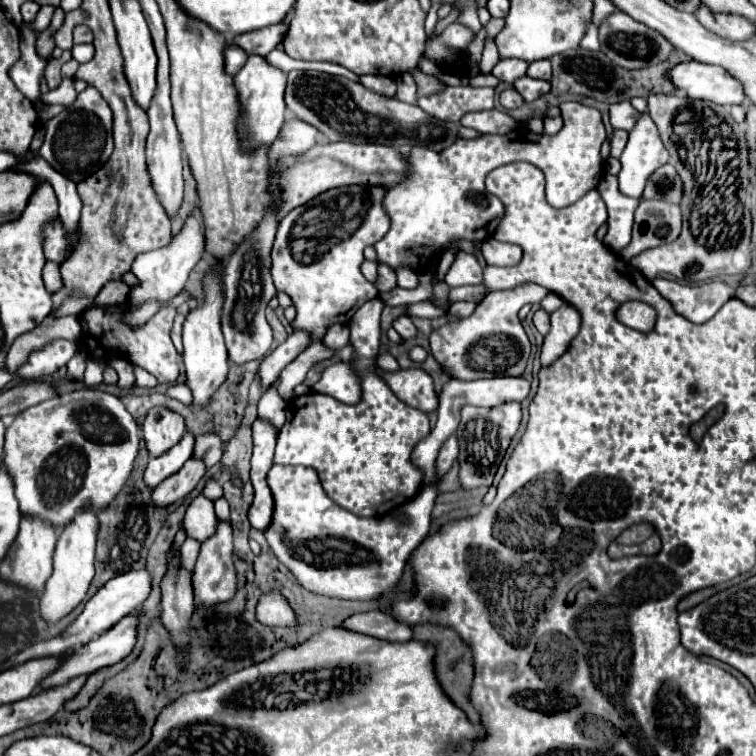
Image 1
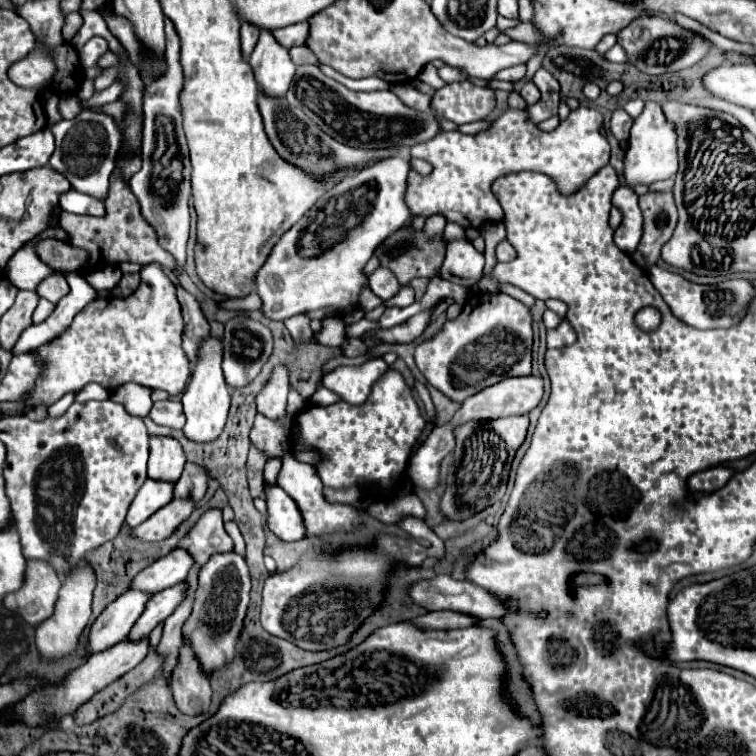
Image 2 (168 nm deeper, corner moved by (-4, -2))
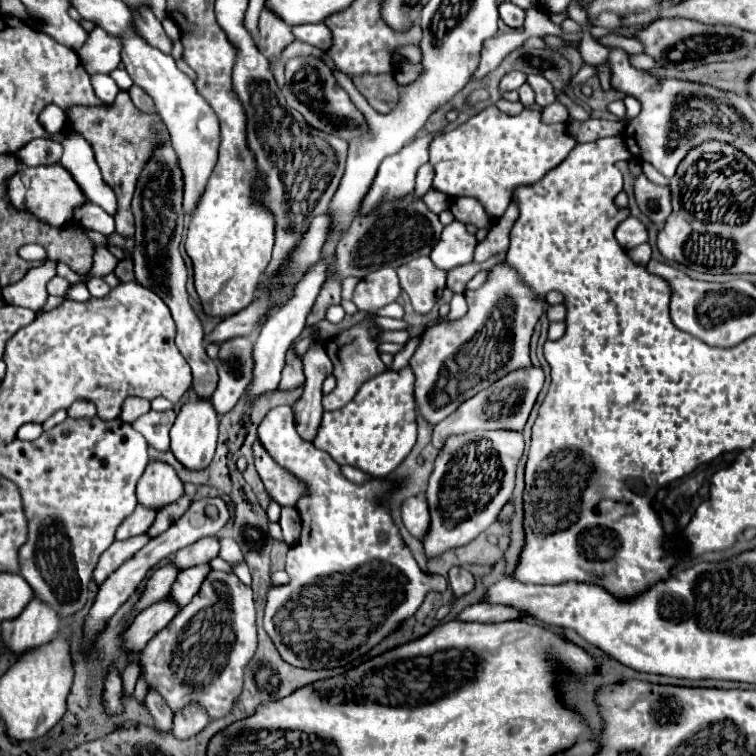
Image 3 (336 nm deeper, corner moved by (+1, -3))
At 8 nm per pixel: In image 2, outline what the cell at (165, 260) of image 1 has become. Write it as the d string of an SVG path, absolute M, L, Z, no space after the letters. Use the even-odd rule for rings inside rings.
M157 263L143 265L141 283L129 297L97 297L83 311L79 311L69 329L65 329L55 339L43 343L35 349L35 355L41 363L41 375L37 377L33 389L23 397L25 407L51 407L65 393L77 393L87 383L99 383L107 391L115 391L125 383L137 383L149 389L163 389L169 395L181 395L191 377L191 363L181 347L183 335L183 317L181 307L175 295L173 281L161 271Z

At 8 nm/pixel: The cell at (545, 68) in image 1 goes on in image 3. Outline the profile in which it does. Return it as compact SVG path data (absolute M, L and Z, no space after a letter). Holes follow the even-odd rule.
M530 74L528 76L528 84L532 86L534 94L536 94L536 104L546 108L548 104L552 104L556 100L556 92L552 88L552 84L548 80L544 80L544 76L538 74Z

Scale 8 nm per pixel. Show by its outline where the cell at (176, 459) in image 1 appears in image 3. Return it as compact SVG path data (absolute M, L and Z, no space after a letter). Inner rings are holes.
M136 506L132 516L128 516L120 524L120 528L116 532L116 540L124 540L124 538L130 538L130 536L148 532L148 528L152 526L154 516L156 516L156 512L152 512L152 508L140 508L140 506Z

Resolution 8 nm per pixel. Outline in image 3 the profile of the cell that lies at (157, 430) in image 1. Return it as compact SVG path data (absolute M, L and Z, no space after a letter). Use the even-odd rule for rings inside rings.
M150 462L144 470L144 476L138 480L136 494L138 502L158 510L160 506L174 502L182 496L184 484L178 478L176 470L166 462Z

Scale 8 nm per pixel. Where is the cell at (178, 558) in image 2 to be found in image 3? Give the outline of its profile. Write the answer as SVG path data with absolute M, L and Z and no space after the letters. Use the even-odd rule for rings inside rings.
M208 536L208 538L194 542L188 548L182 548L180 552L176 552L176 556L172 558L172 564L176 564L180 570L192 568L192 564L206 564L208 560L218 556L218 550L220 550L218 538Z

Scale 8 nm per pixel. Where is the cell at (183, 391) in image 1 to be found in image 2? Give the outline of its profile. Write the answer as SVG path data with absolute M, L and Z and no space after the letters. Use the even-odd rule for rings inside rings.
M167 399L167 401L157 401L149 413L153 423L165 425L171 429L181 429L185 425L185 415L181 411L181 401L179 399Z

